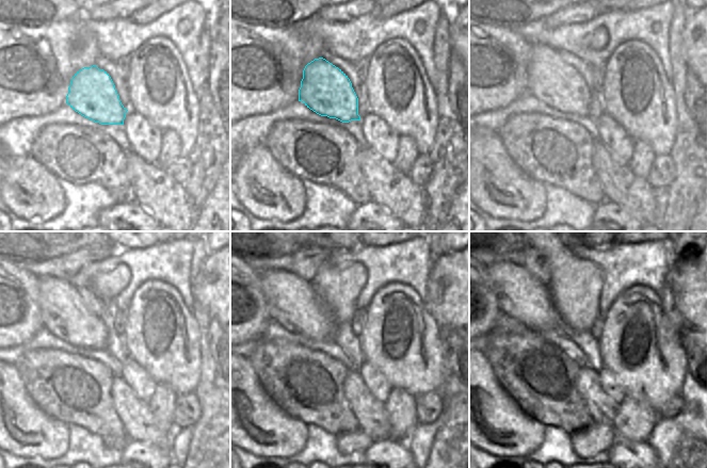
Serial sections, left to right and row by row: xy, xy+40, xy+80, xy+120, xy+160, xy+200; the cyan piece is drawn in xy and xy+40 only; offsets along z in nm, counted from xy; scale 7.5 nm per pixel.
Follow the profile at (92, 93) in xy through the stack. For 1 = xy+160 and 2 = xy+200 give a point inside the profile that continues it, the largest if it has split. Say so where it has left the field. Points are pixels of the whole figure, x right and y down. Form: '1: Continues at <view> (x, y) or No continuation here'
1: Continues at xy+160 (293, 303)
2: Continues at xy+200 (520, 295).

